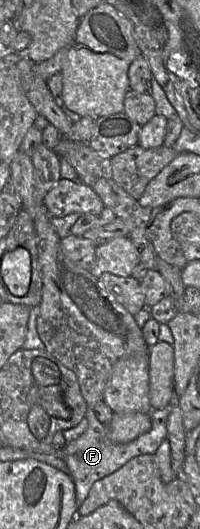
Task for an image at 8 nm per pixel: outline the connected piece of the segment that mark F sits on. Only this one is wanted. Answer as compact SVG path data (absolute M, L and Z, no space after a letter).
M167 405L163 409L152 410L150 412L152 427L147 433L129 443L117 444L107 437L107 427L96 419L93 408L87 406L85 414L85 419L88 421L87 430L63 448L63 461L66 463L69 475L75 483L77 508L88 497L96 481L116 472L133 458L140 455L155 454L163 440L167 438L167 419L171 410L171 405Z

